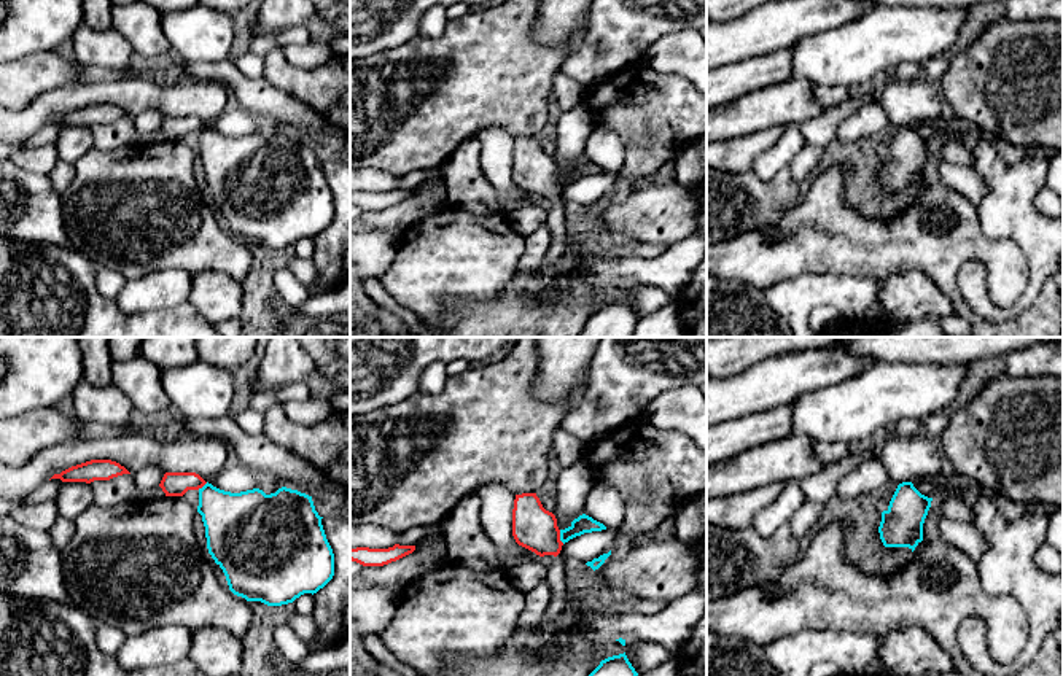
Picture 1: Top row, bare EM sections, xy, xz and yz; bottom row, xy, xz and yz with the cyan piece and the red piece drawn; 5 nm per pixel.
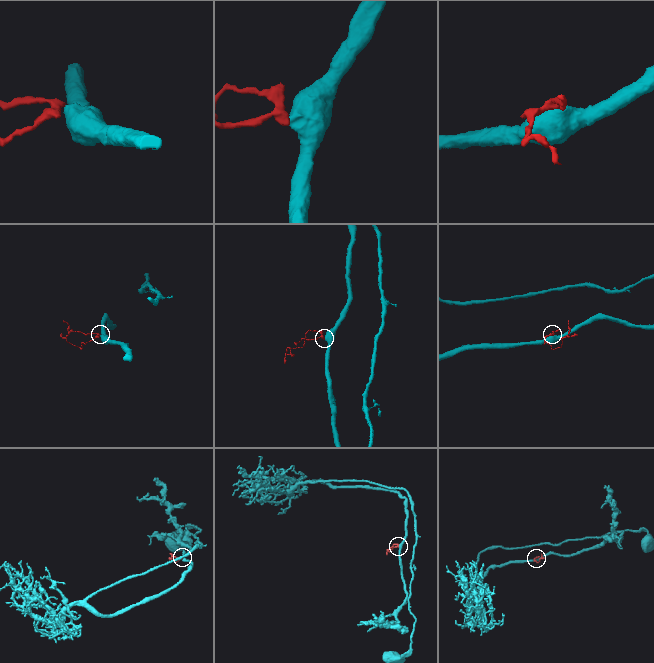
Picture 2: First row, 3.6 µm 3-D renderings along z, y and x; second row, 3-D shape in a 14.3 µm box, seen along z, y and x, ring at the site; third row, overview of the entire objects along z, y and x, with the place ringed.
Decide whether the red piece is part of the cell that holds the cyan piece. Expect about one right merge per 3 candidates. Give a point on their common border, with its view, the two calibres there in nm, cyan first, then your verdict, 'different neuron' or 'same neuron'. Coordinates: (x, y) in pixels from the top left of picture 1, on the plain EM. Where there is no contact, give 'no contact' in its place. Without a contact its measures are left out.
xz (560, 180) | 90/220 nm | different neuron

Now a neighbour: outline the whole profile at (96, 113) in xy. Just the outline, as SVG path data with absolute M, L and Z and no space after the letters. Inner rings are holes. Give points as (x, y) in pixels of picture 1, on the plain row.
M91 103L76 110L72 110L60 118L54 118L51 122L60 122L62 126L86 126L110 124L113 121L130 118L124 110L111 103Z

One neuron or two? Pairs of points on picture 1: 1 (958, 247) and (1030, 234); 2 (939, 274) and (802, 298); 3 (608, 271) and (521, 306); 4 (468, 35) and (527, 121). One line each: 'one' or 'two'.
1: two
2: two
3: two
4: one

